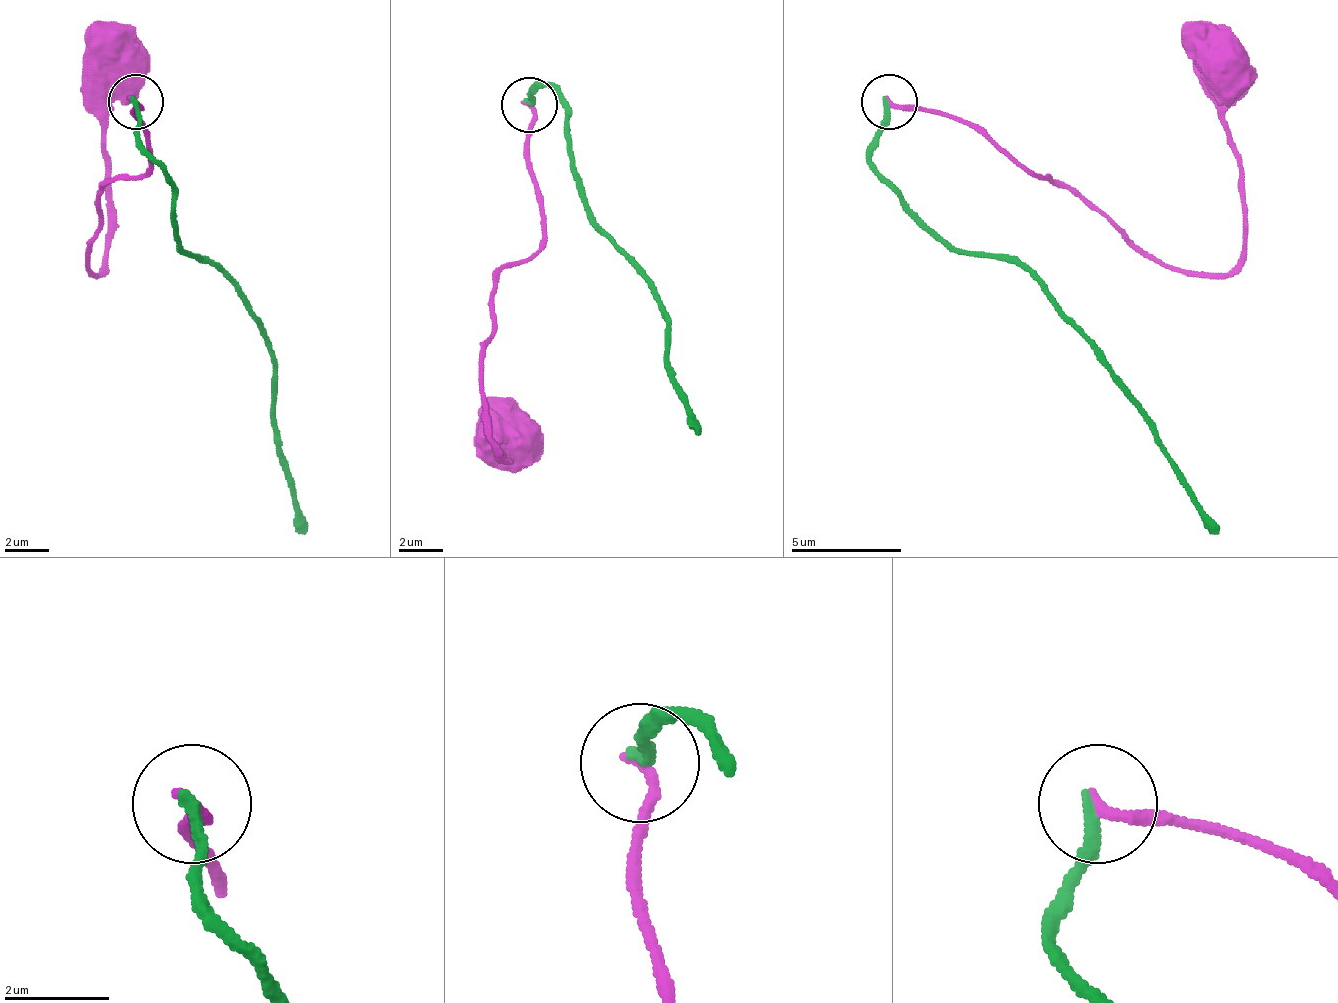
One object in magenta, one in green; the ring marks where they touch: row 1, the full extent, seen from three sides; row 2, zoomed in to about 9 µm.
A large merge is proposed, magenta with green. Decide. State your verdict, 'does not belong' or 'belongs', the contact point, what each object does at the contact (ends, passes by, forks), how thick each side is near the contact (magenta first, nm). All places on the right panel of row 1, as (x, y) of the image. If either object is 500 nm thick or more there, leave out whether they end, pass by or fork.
does not belong | (889, 102) | magenta ends | green ends | 220/240 nm

